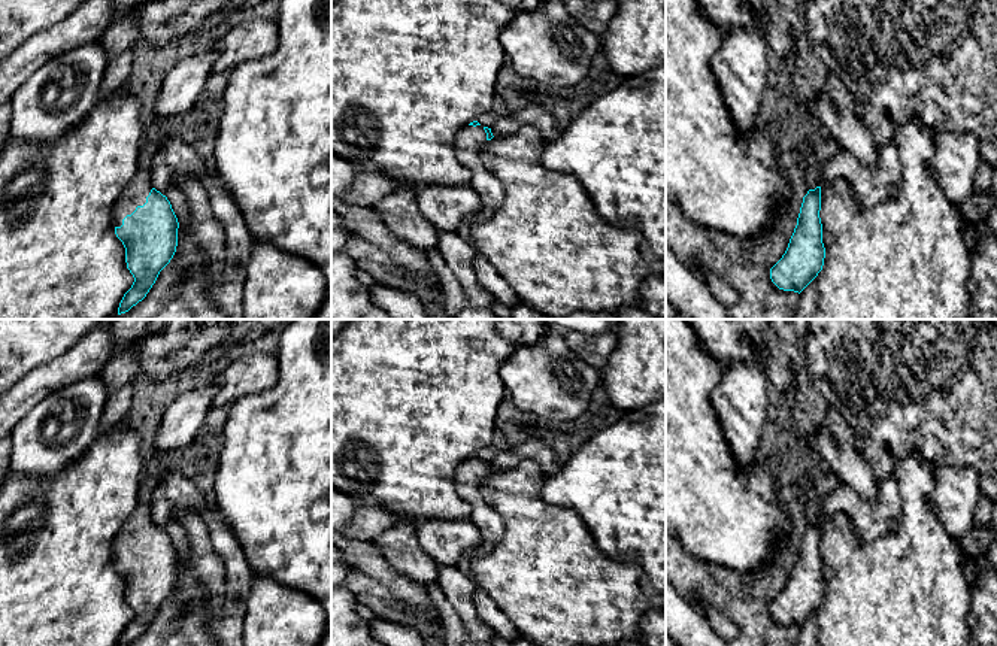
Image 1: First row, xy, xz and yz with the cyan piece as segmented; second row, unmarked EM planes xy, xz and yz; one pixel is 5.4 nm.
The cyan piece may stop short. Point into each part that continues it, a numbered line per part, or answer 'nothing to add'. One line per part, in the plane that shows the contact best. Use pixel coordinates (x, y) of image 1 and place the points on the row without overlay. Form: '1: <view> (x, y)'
1: xy (135, 528)

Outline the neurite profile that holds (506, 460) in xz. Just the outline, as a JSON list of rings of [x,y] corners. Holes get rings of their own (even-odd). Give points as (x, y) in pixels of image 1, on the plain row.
[[[528,439],[519,443],[513,451],[498,454],[491,461],[491,467],[494,471],[512,468],[519,461],[527,458],[536,461],[546,476],[558,471],[563,464],[549,445],[542,440]]]

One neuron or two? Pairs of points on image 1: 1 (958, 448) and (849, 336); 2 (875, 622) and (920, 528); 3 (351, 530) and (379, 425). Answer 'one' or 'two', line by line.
1: one
2: one
3: two

